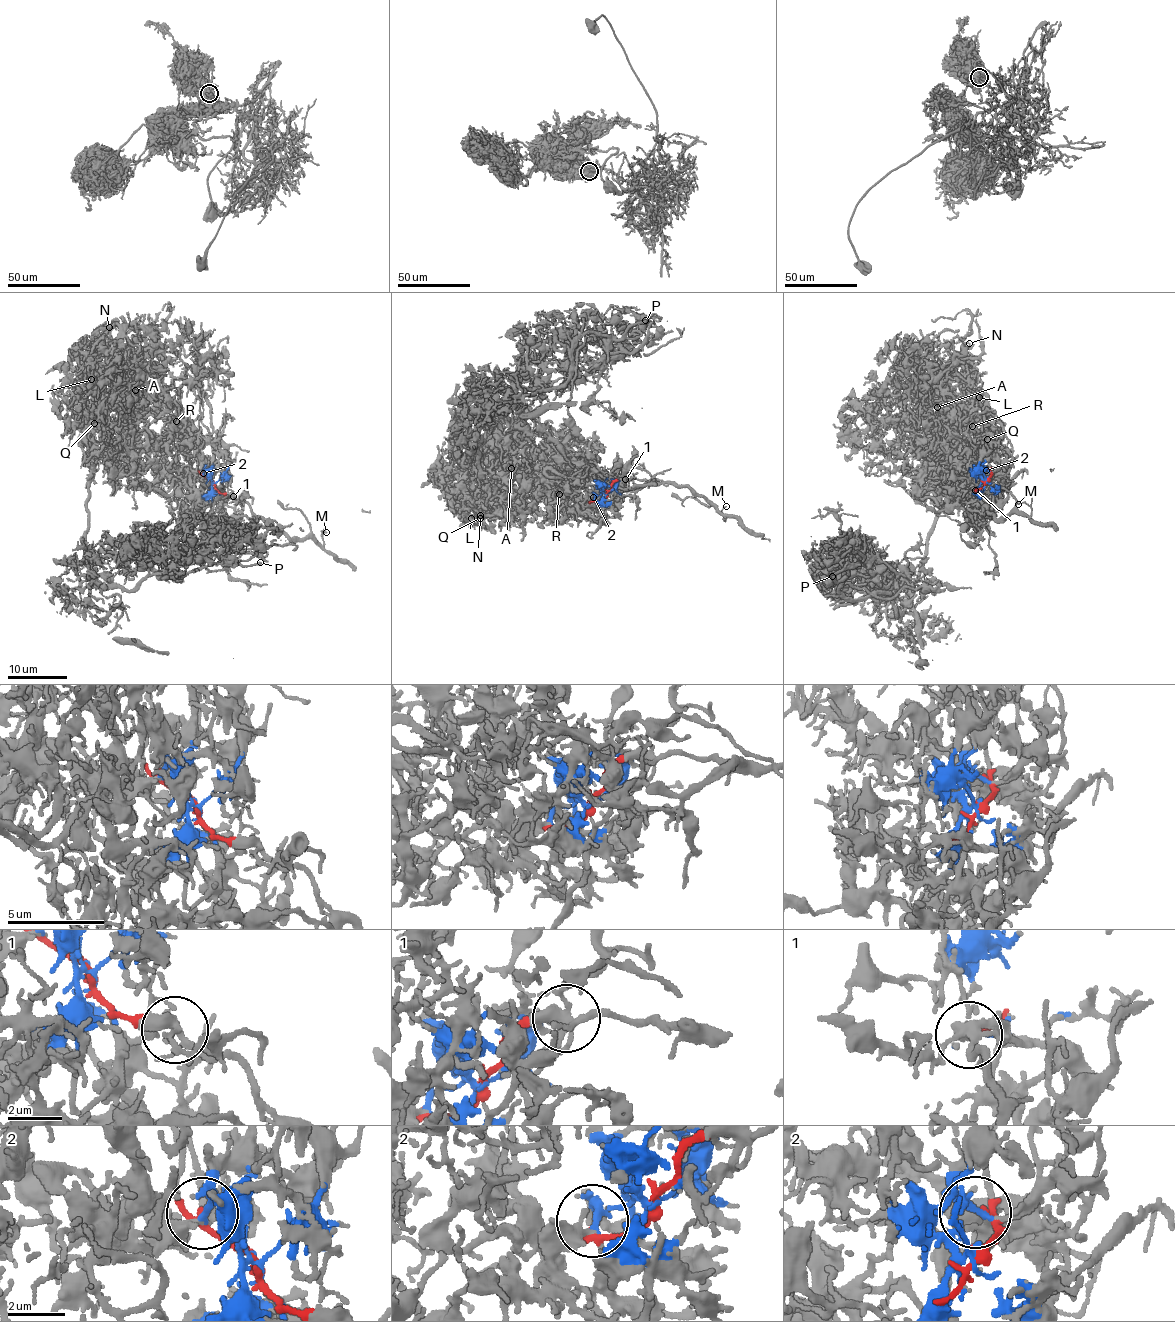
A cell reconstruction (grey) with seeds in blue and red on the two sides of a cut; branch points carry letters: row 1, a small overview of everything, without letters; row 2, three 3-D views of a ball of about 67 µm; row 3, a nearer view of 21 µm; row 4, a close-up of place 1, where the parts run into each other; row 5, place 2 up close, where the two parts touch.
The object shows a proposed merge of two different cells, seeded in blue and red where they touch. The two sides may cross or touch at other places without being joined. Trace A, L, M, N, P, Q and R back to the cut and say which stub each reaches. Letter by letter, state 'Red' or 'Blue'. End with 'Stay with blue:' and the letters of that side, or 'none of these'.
A: Blue
L: Blue
M: Red
N: Blue
P: Blue
Q: Blue
R: Blue
Stay with blue: A, L, N, P, Q, R

